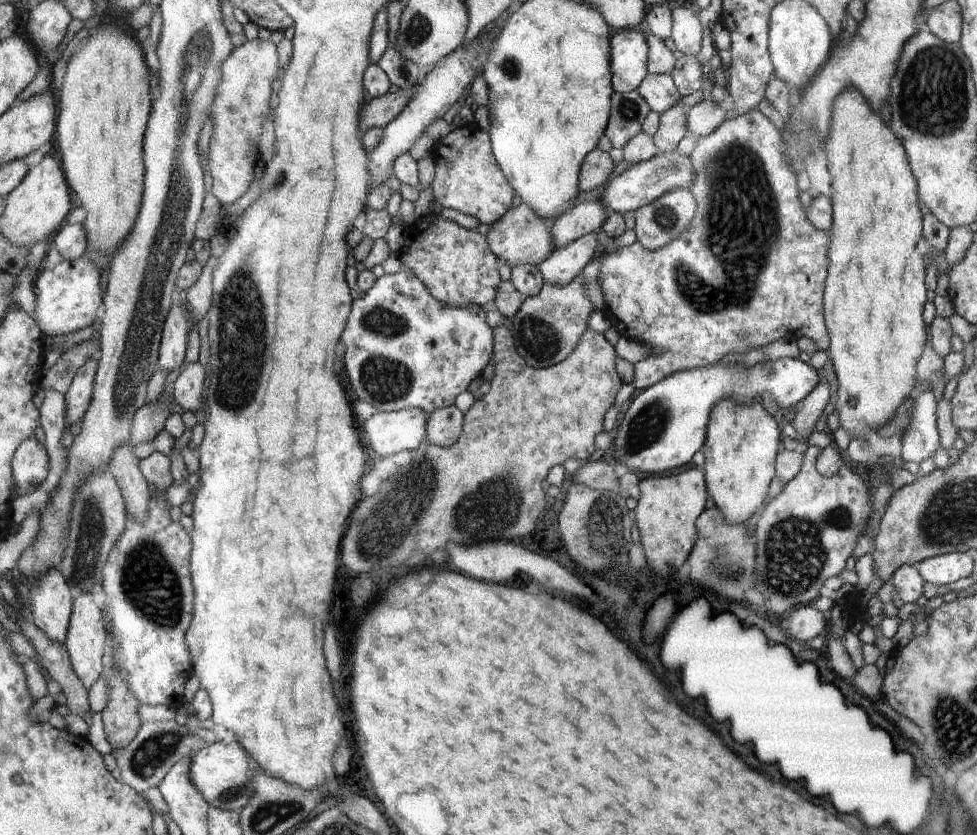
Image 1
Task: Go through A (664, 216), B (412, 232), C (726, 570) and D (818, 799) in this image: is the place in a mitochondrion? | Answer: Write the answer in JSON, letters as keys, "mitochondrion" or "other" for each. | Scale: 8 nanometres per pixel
{"A":"mitochondrion","B":"other","C":"mitochondrion","D":"other"}

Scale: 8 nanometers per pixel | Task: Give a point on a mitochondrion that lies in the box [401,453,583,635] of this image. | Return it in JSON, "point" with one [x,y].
{"point":[474,510]}

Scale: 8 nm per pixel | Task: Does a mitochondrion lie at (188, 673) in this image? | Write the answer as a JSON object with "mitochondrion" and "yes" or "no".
{"mitochondrion":"no"}

